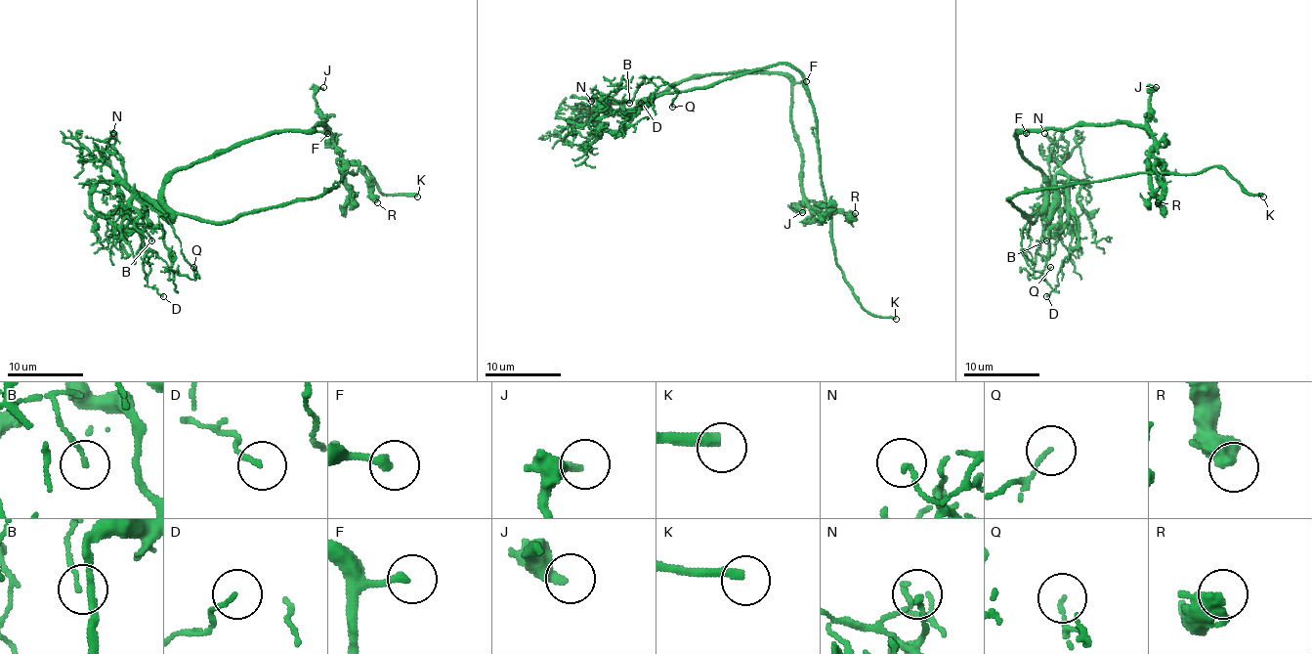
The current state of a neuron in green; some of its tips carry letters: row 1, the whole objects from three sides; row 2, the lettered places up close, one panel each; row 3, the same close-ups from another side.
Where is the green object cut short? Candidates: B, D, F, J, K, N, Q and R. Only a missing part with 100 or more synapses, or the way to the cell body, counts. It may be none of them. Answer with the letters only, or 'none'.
K

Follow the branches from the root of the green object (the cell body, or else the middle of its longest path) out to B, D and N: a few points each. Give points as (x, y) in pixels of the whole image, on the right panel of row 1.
B: (1012, 204), (1032, 221), (1054, 204), (1056, 210), (1050, 210), (1041, 221), (1044, 225), (1043, 235), (1046, 240)
D: (1012, 204), (1032, 221), (1054, 204), (1046, 215), (1052, 233), (1076, 223), (1078, 248), (1046, 296)
N: (1012, 204), (1034, 221), (1052, 202), (1054, 183), (1048, 169), (1052, 145), (1044, 133)

